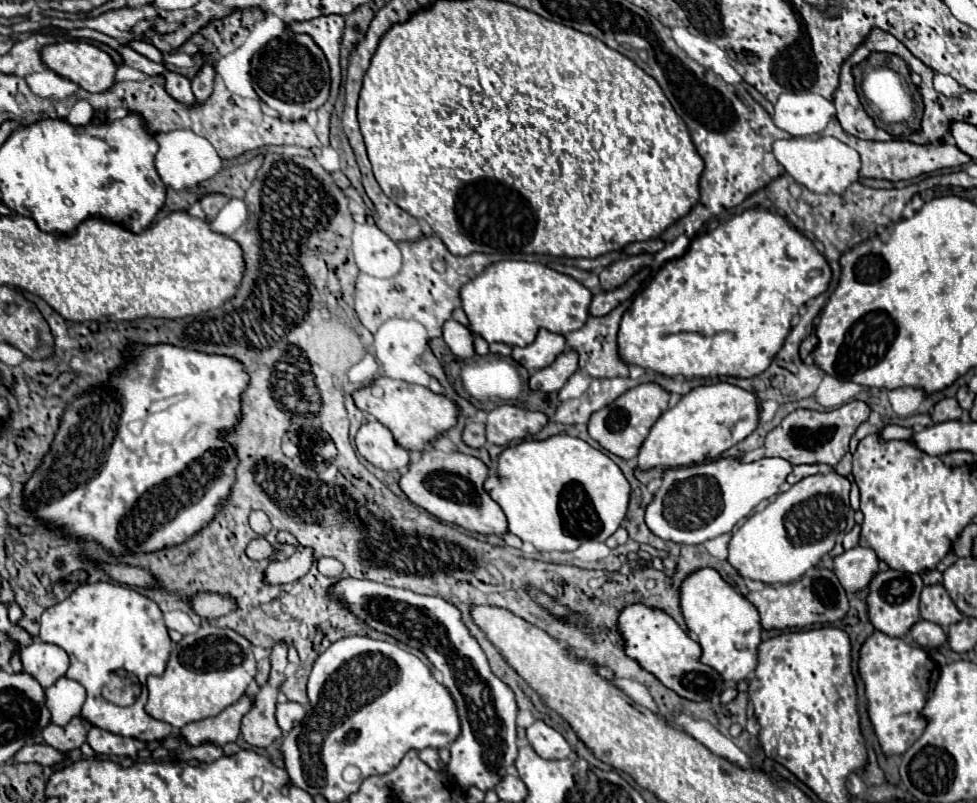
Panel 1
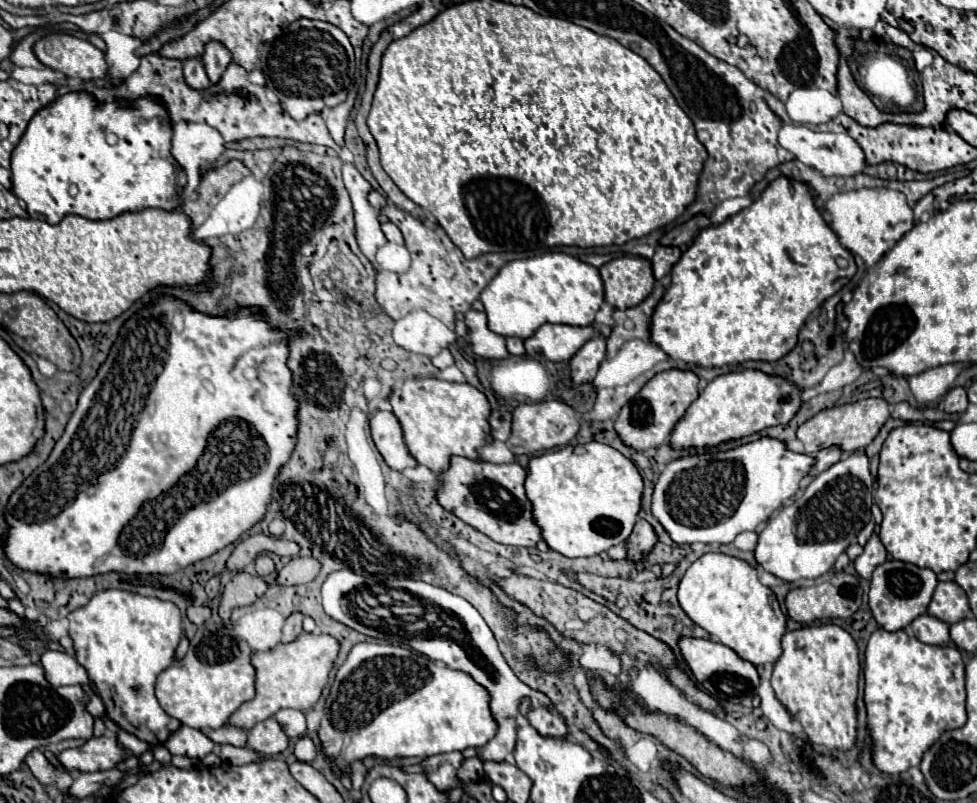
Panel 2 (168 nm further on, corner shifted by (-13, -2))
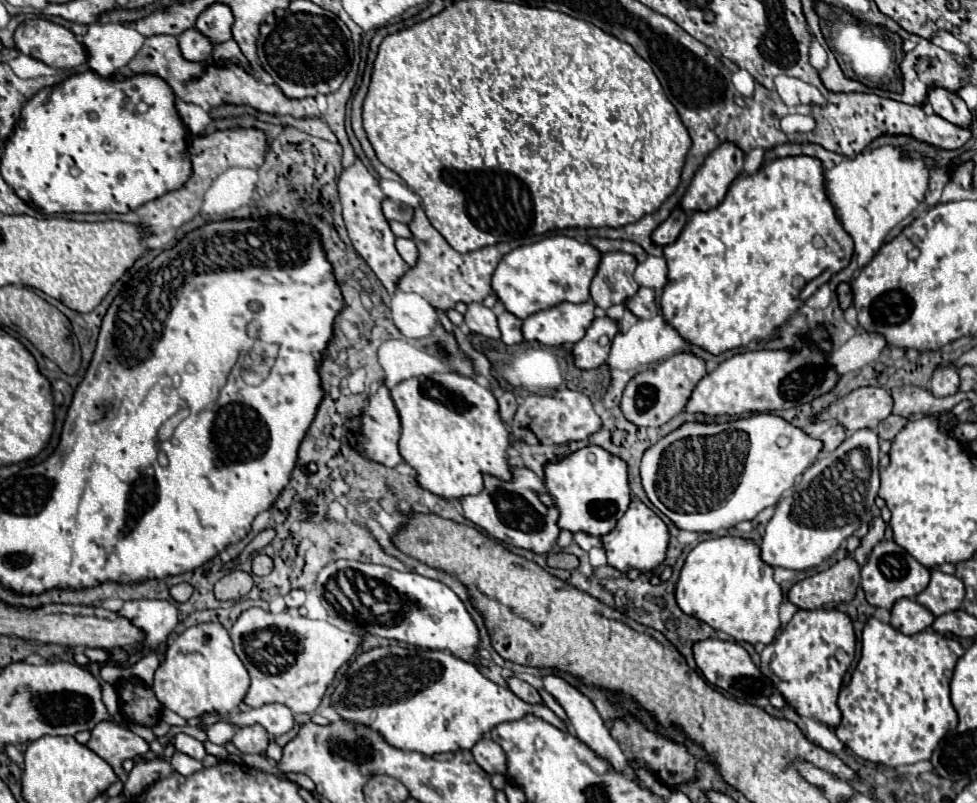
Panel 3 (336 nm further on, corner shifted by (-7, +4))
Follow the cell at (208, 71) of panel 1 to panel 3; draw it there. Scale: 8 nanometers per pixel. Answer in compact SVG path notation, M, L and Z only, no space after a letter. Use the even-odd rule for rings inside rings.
M214 4L208 6L200 18L196 20L196 30L204 34L212 44L222 44L232 38L230 28L232 28L232 14L226 4Z

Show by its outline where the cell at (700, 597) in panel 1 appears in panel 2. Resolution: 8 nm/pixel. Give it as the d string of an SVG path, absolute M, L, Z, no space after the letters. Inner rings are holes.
M708 552L700 556L684 574L678 588L678 602L682 610L690 616L692 622L702 626L706 632L714 634L718 642L732 648L740 658L752 662L752 664L766 664L776 662L782 654L782 634L786 632L786 616L780 610L780 604L776 600L776 594L764 586L758 580L758 570L750 566L746 560L740 560L736 556L720 554L720 552Z

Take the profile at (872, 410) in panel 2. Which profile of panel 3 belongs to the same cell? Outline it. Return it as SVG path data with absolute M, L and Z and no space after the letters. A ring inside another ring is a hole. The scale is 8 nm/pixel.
M858 388L844 398L838 398L826 410L816 414L816 422L836 420L848 432L862 428L874 430L892 412L890 392L884 388Z

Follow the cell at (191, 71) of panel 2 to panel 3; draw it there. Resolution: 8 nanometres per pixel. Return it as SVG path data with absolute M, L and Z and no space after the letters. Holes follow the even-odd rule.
M186 30L178 36L180 54L188 62L204 62L212 54L212 44L206 36L198 34L198 30Z

